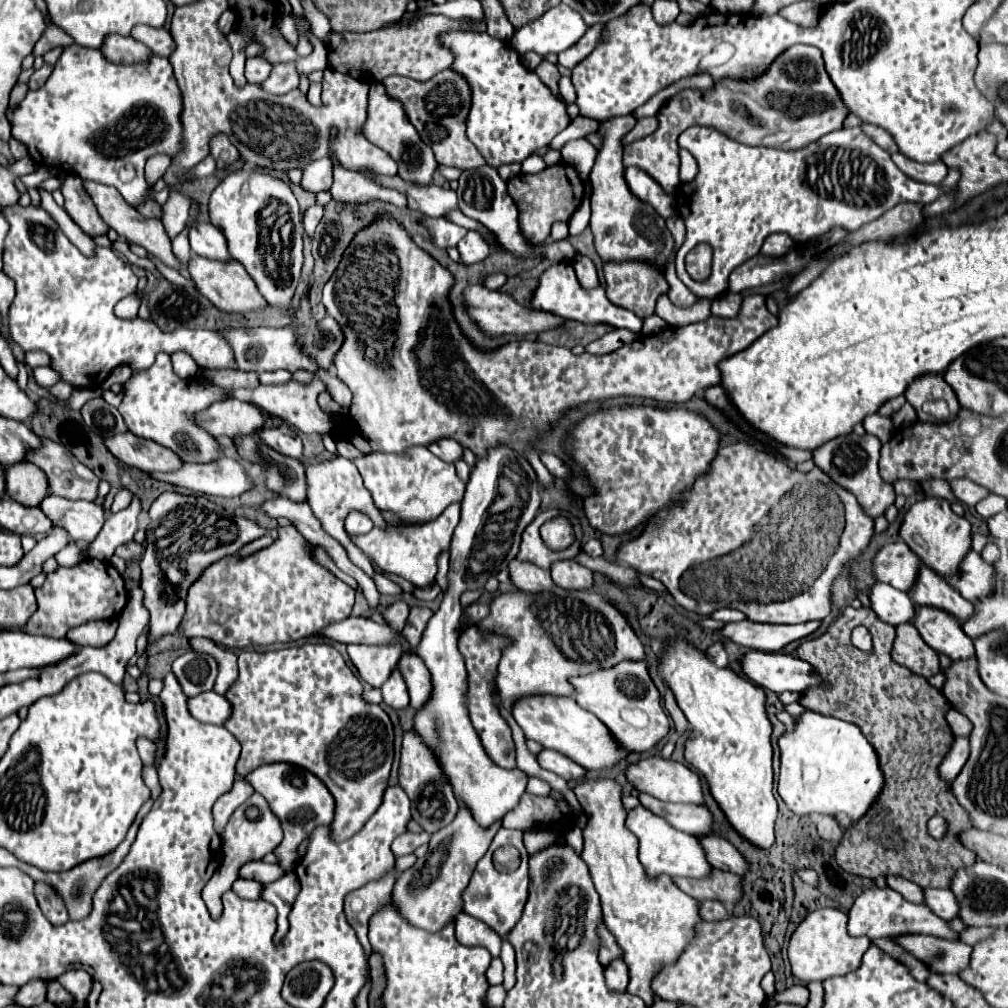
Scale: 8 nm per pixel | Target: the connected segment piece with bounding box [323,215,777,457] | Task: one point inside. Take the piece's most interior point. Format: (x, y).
(416, 379)

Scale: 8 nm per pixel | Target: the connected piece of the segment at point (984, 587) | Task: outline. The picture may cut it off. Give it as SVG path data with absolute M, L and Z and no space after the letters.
M971 551L967 553L967 557L963 557L959 565L959 573L945 577L945 581L951 583L953 589L957 589L967 601L977 601L979 597L997 589L993 571L995 569L989 563L985 563L979 557L979 553Z

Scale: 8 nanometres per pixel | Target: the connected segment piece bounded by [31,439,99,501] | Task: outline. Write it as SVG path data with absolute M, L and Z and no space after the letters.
M43 439L43 449L31 453L31 463L43 469L47 475L49 495L95 501L99 477L95 477L91 469L71 457L63 445L51 439Z

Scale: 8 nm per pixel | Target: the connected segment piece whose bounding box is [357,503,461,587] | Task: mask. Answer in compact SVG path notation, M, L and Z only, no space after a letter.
M459 503L449 505L437 519L427 523L401 523L395 521L395 525L387 523L385 529L373 527L367 535L357 537L357 547L365 551L367 557L371 557L383 571L395 573L415 587L427 587L435 581L437 575L437 559L439 553L449 549L455 525L459 523Z

